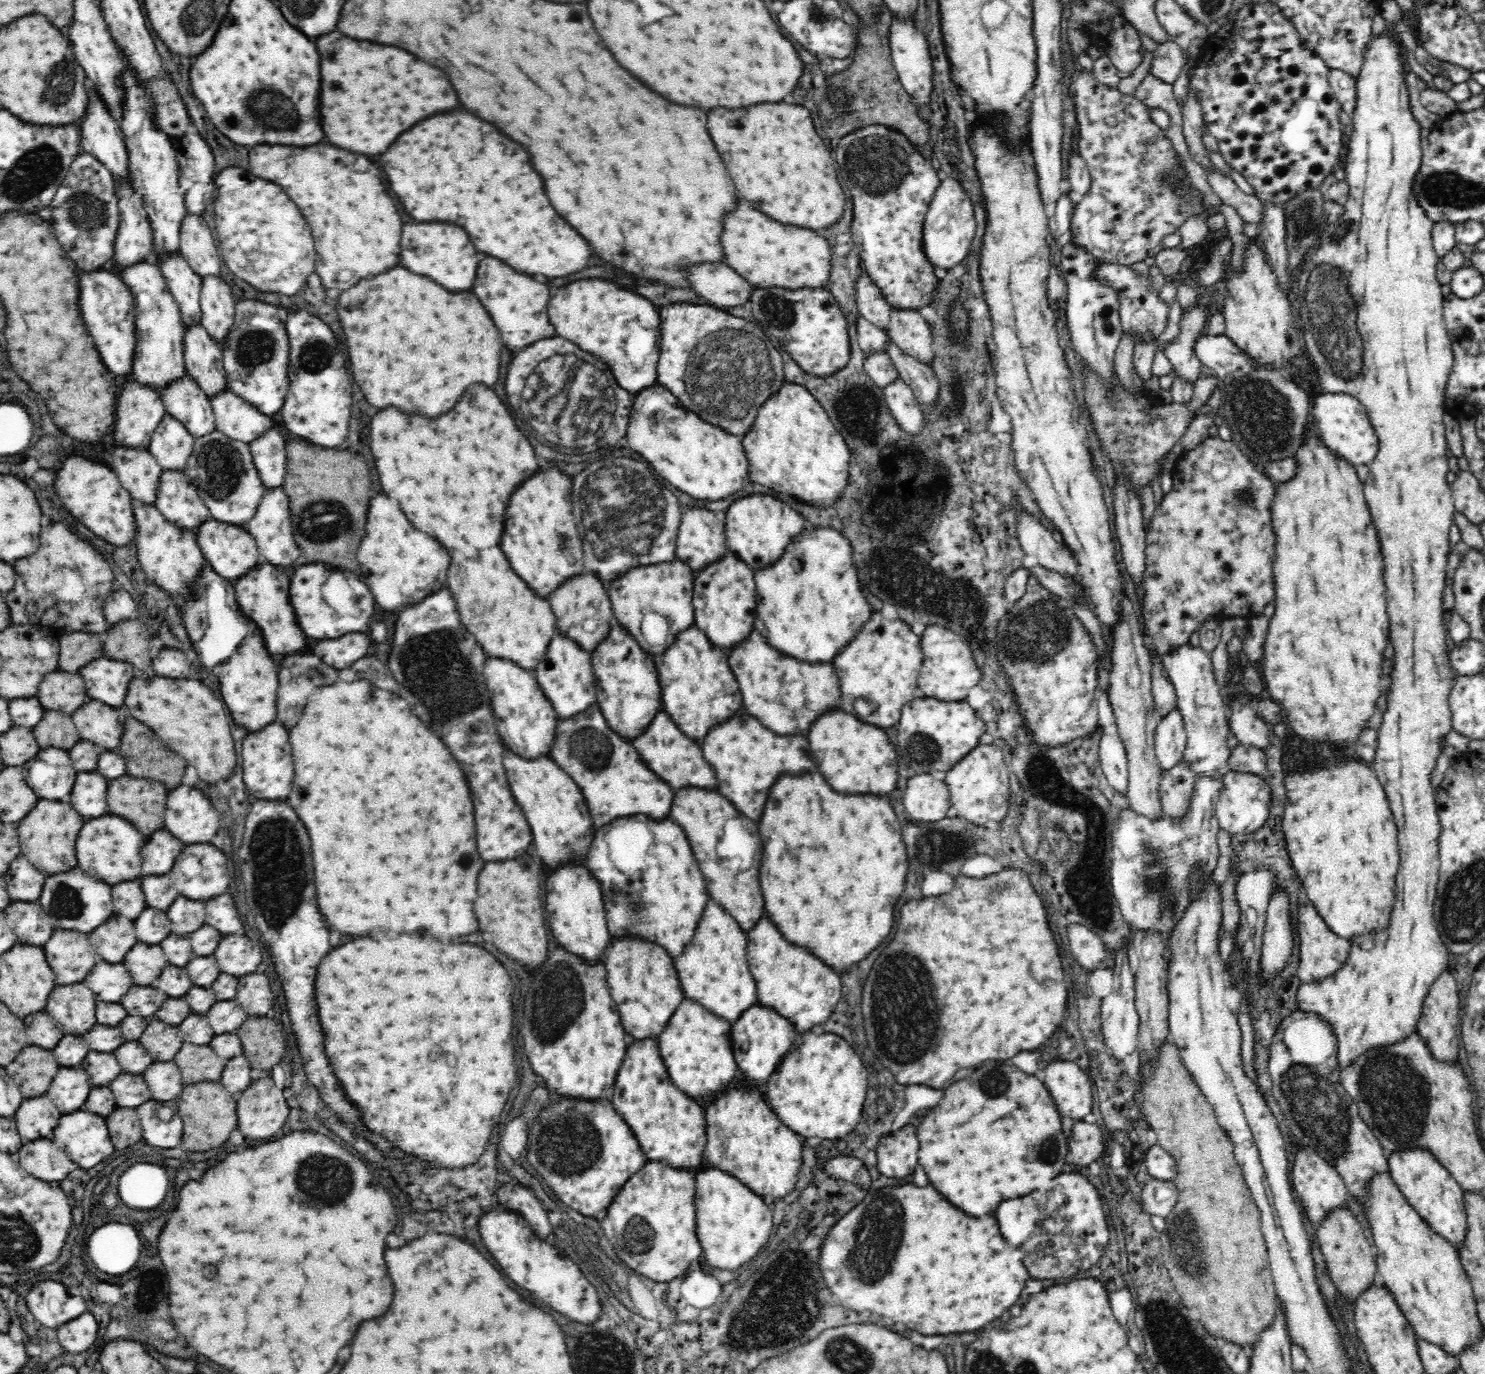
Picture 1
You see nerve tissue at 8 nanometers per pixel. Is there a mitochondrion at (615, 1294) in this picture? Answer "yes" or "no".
no

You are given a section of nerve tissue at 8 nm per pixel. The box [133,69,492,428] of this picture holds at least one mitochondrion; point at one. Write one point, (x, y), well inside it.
(251, 352)

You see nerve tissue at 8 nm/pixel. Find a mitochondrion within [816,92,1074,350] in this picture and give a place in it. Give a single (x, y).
(876, 166)

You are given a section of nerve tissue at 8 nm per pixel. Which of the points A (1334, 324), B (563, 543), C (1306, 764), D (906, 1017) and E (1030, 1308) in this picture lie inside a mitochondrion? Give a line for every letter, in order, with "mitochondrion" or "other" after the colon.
A: mitochondrion
B: mitochondrion
C: other
D: mitochondrion
E: other

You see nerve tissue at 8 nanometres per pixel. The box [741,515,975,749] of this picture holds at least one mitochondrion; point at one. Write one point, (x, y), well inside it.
(905, 589)

